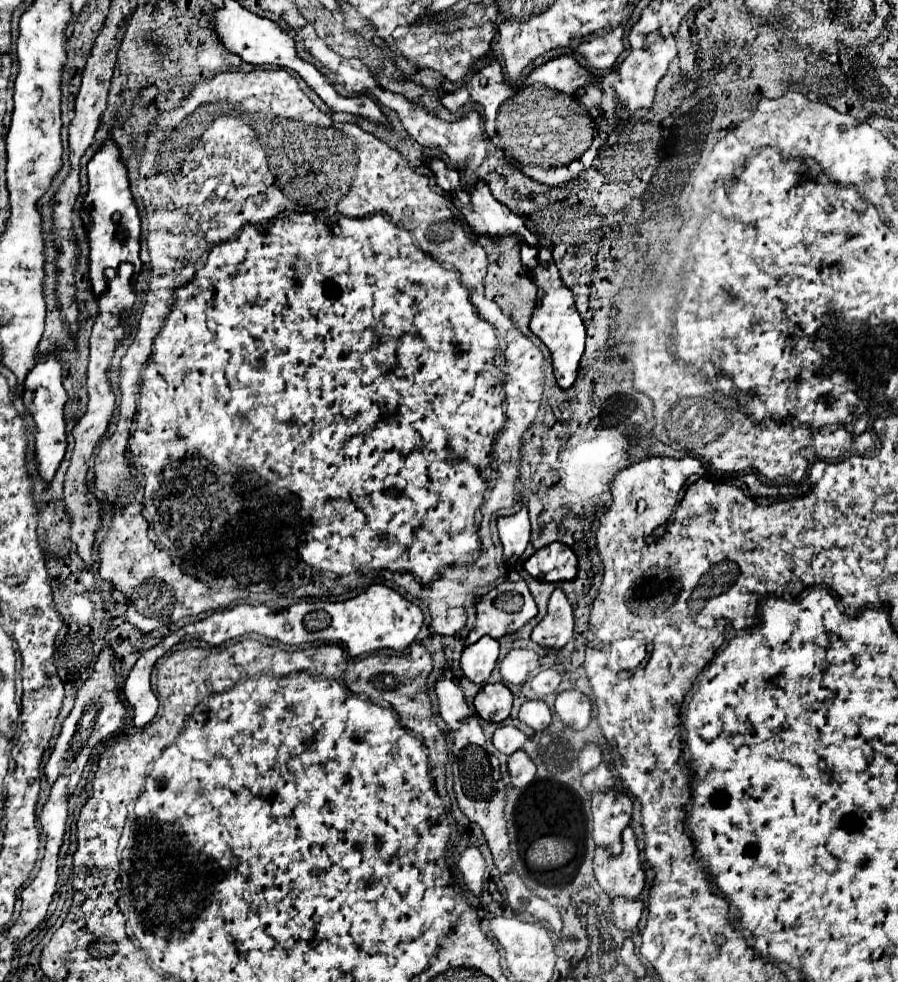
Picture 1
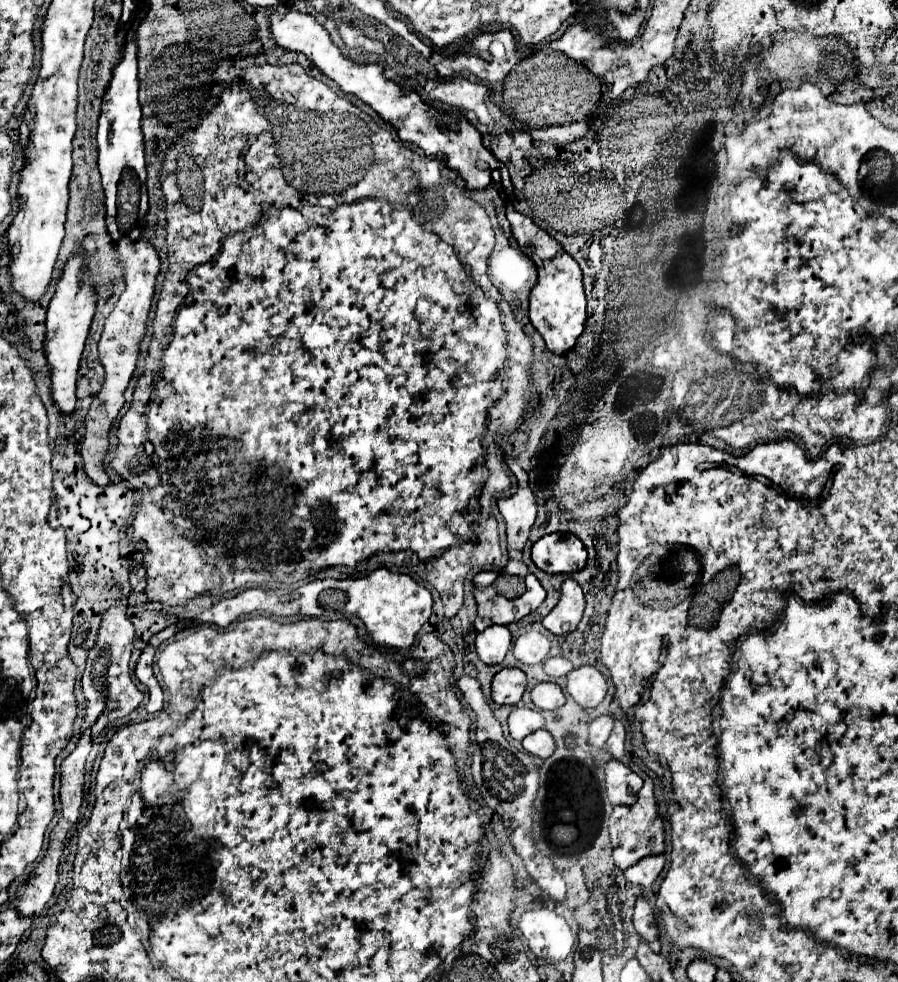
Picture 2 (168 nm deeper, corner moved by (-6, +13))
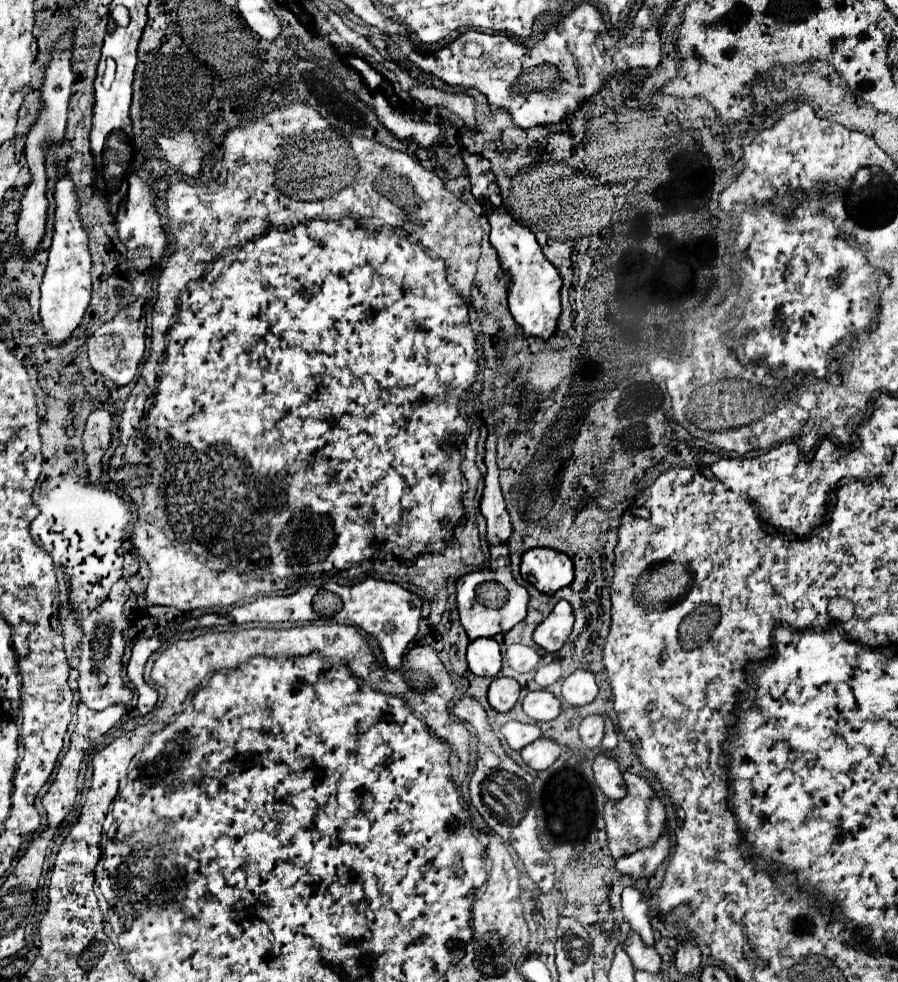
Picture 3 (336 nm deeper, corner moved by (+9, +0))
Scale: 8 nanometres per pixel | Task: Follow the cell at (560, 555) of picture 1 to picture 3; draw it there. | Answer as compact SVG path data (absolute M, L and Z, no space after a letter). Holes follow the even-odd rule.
M530 549L522 555L520 575L540 593L552 595L574 579L574 563L566 553L556 549Z

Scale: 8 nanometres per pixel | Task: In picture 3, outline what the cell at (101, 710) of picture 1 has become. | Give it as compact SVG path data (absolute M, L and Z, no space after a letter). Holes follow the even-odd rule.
M124 579L116 581L110 589L110 595L106 601L96 607L84 621L82 621L82 655L78 663L78 693L80 693L80 703L84 703L90 709L102 711L110 705L130 705L132 703L132 689L124 685L122 681L122 655L126 647L126 629L128 623L124 619L122 607L130 595L130 587L126 585Z

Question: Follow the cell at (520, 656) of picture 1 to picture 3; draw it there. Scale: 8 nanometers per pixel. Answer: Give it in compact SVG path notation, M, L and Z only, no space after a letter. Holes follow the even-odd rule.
M516 643L516 645L510 645L508 647L506 661L516 671L532 671L532 669L536 669L540 657L538 657L538 653L532 647Z

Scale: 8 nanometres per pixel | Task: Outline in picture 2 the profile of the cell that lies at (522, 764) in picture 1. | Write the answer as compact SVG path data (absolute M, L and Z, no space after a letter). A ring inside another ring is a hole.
M537 730L523 738L523 748L539 758L549 758L555 752L555 740L547 730Z

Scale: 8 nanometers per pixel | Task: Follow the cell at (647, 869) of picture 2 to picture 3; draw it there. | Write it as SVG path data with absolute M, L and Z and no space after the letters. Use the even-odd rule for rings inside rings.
M664 831L660 841L656 841L656 847L644 849L644 851L640 849L628 857L622 857L620 861L616 861L616 869L624 877L632 877L634 881L648 879L654 875L656 867L668 857L668 853L670 853L670 843L668 843L668 835Z

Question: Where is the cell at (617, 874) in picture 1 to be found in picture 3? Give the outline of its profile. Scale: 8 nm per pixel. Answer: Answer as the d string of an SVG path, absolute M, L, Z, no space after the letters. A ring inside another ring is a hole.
M624 773L624 783L626 783L626 789L628 789L628 795L618 803L608 801L606 809L604 809L608 849L610 849L610 855L612 855L614 861L618 861L624 855L636 853L638 849L652 847L660 839L662 829L664 829L664 821L666 821L664 805L658 801L656 793L646 783L646 779L642 779L640 775Z

